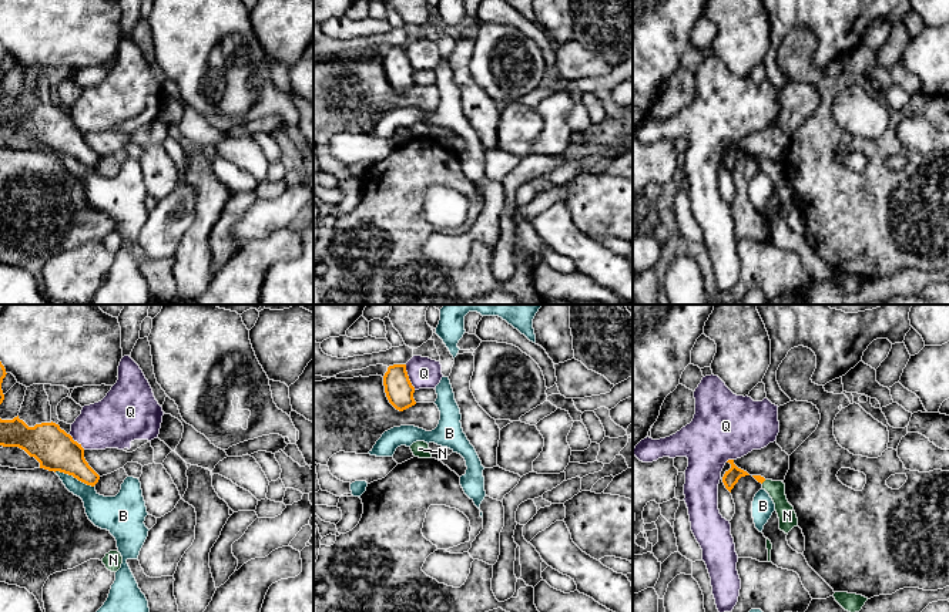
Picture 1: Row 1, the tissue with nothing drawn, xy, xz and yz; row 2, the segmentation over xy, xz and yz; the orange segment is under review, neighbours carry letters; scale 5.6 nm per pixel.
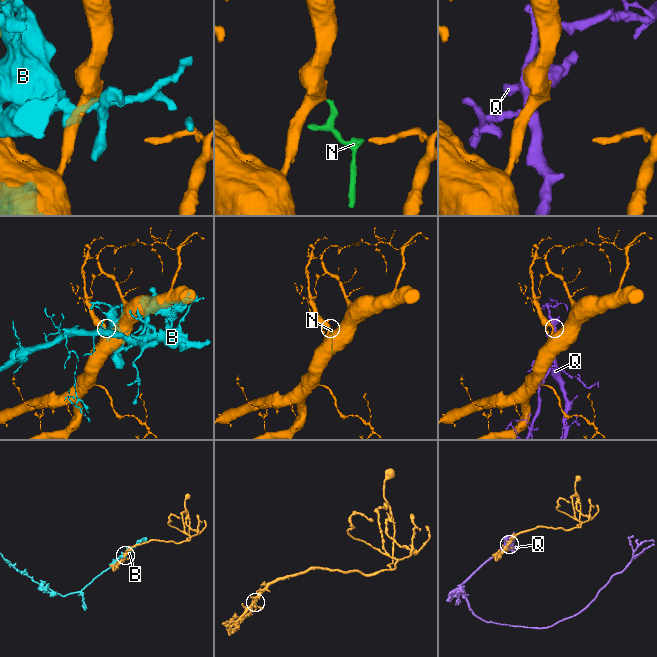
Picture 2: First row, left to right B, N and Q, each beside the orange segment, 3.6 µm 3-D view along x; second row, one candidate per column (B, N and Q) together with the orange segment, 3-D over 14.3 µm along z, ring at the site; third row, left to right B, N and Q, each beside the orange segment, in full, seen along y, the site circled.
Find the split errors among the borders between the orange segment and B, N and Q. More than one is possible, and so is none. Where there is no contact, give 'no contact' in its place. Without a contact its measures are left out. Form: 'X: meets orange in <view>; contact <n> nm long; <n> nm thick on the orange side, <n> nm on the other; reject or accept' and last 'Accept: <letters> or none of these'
B: meets orange in xy; contact 240 nm long; 240 nm thick on the orange side, 180 nm on the other; reject
N: meets orange in yz; contact 40 nm long; 40 nm thick on the orange side, 100 nm on the other; accept
Q: meets orange in xz; contact 160 nm long; 160 nm thick on the orange side, 180 nm on the other; reject
Accept: N

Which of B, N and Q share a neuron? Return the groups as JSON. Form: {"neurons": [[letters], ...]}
{"neurons": [["B"], ["N"], ["Q"]]}

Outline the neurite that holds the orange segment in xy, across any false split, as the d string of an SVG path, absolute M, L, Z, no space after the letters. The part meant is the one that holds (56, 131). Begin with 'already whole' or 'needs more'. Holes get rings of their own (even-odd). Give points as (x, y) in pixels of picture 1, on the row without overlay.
already whole | M0 100L0 127L19 128L40 144L40 149L73 157L94 168L100 157L84 139L84 130L56 104L28 108L23 101Z

